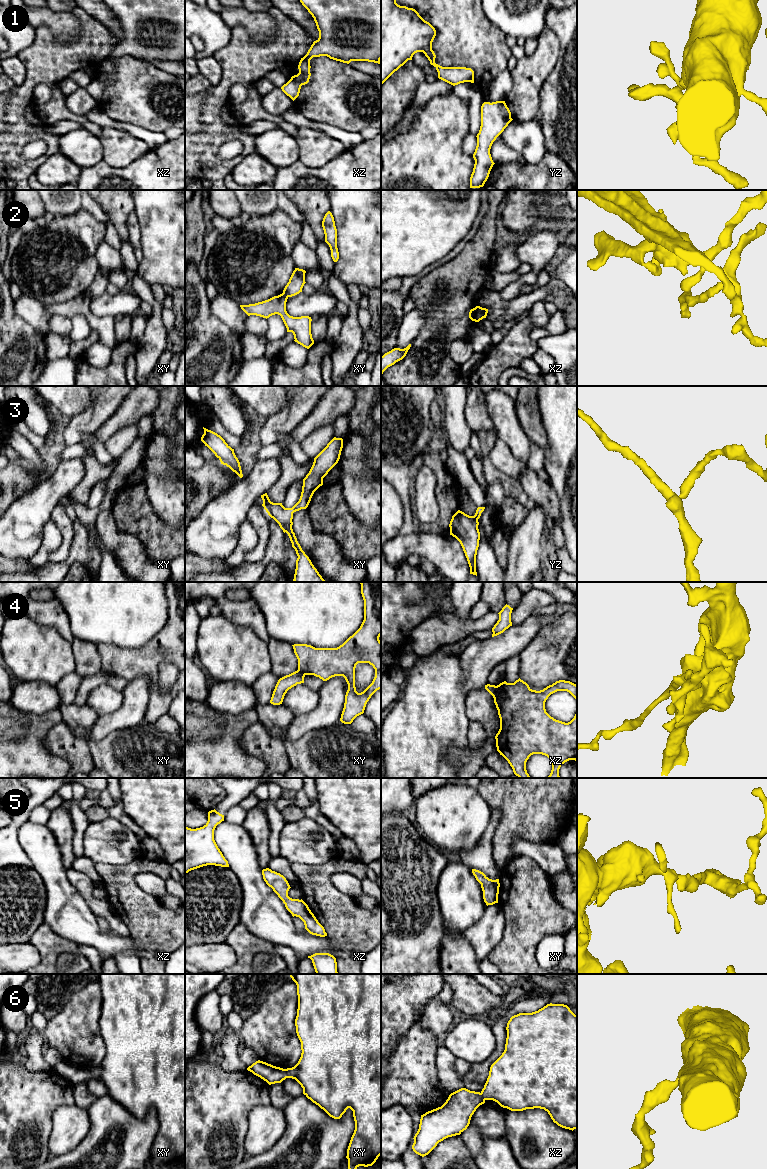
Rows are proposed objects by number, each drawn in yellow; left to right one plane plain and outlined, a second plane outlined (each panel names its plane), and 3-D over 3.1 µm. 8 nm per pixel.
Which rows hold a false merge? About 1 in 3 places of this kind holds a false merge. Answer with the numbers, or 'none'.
2, 4

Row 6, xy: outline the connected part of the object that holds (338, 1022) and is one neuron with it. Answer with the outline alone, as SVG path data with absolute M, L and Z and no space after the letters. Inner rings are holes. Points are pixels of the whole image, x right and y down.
M290 974L290 977L297 985L298 1009L295 1026L301 1042L301 1057L292 1068L283 1069L258 1060L247 1070L269 1085L281 1083L286 1078L295 1079L303 1088L303 1094L334 1119L340 1119L350 1108L353 1111L355 1130L347 1149L348 1169L372 1166L381 1155L381 974Z

